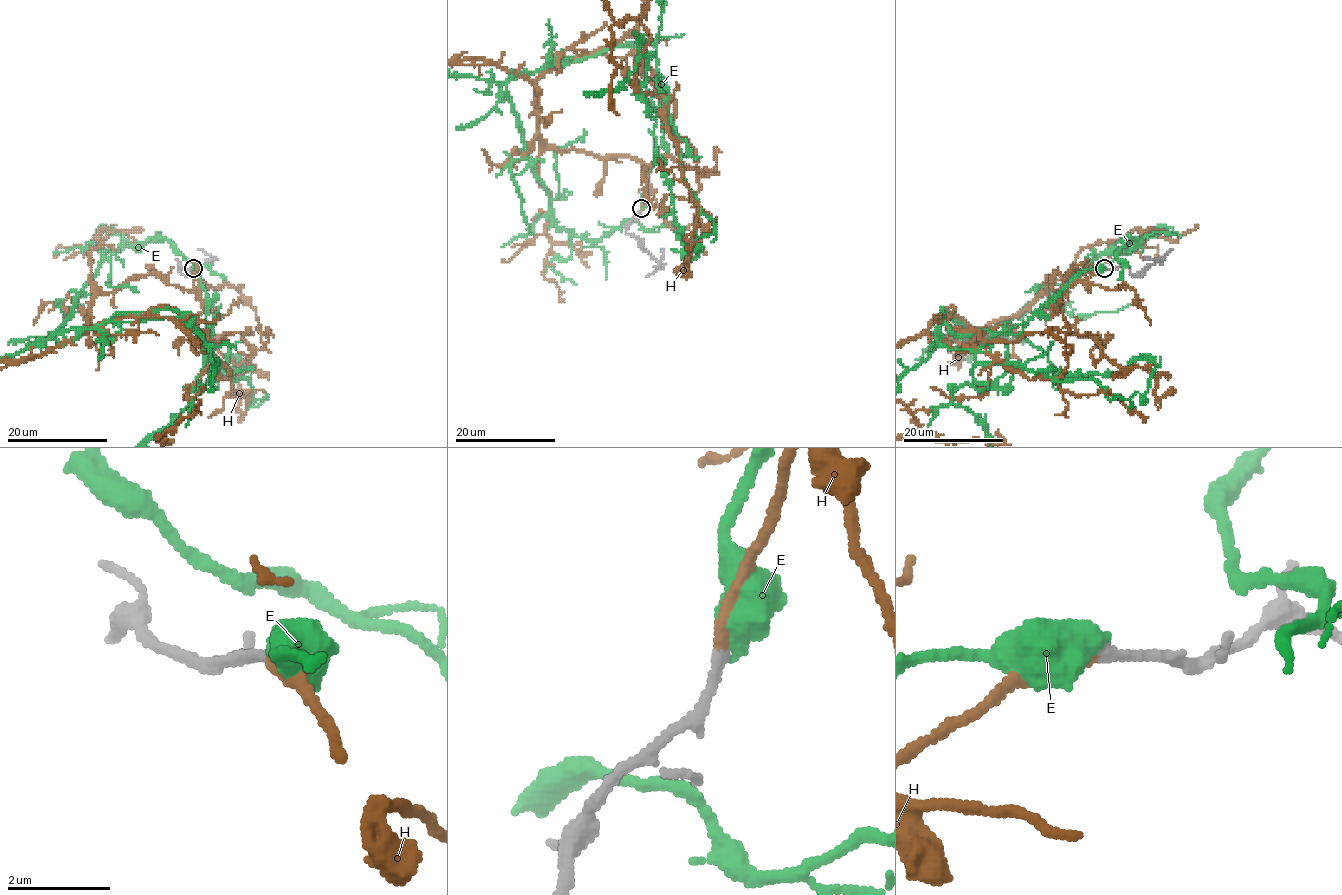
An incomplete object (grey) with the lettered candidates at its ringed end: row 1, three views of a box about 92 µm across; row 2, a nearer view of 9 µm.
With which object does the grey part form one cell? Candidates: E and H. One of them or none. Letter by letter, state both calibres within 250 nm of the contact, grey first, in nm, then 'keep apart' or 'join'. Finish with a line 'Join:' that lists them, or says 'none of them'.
E: 200/650 nm | keep apart
H: 220/190 nm | join
Join: H

